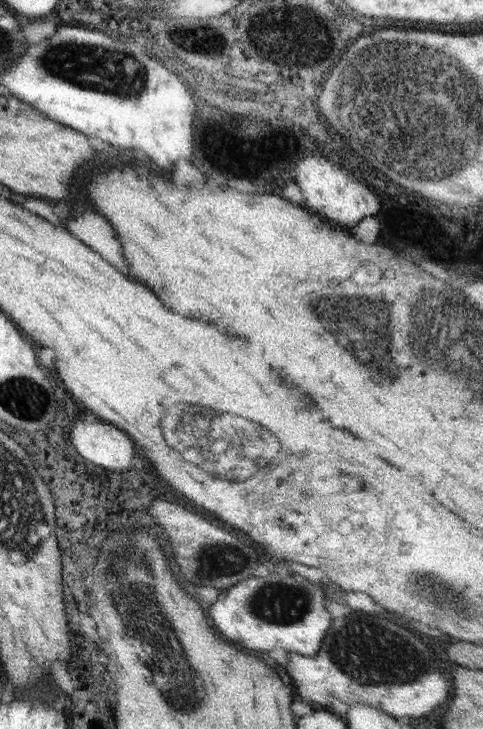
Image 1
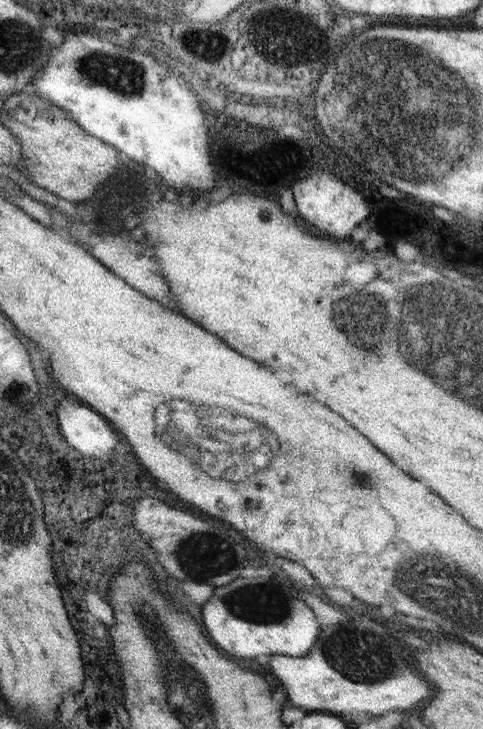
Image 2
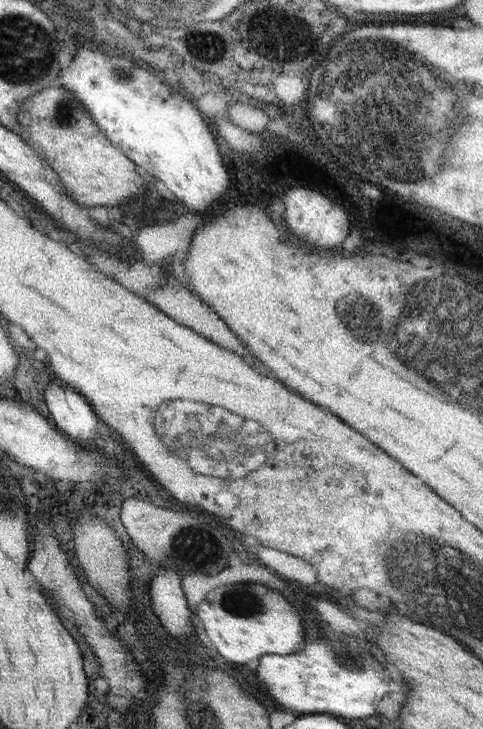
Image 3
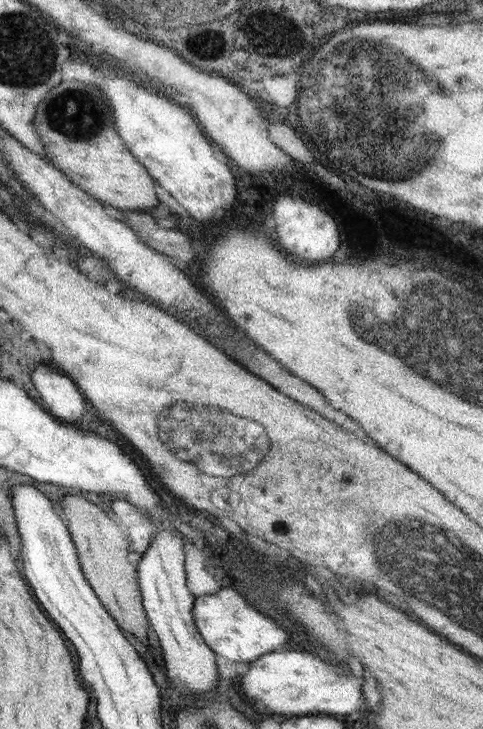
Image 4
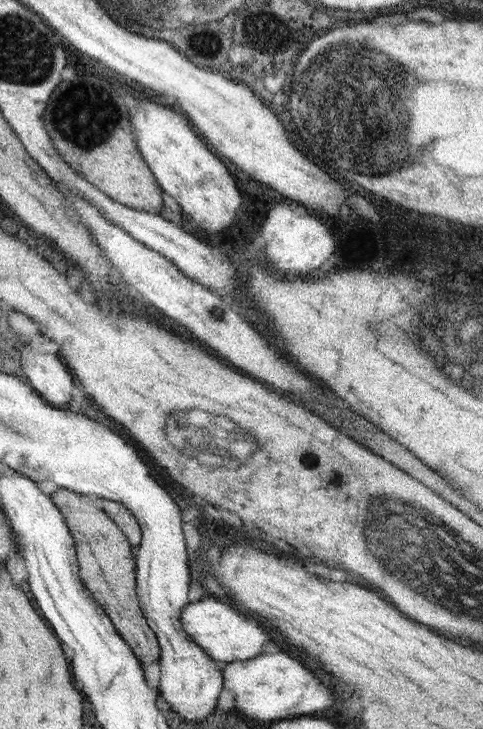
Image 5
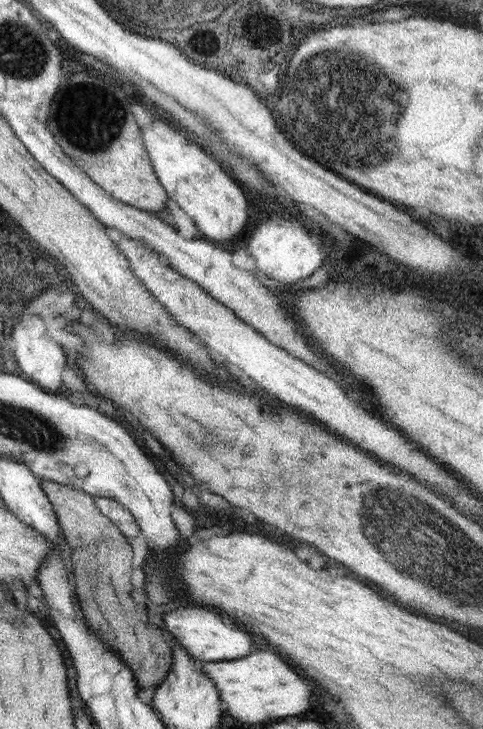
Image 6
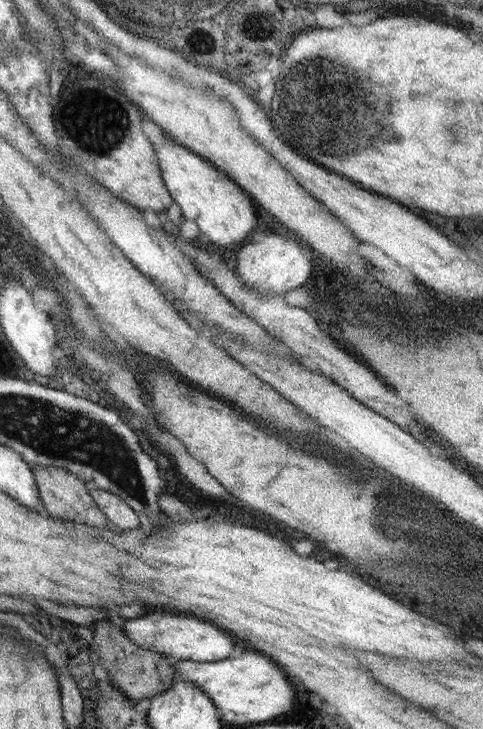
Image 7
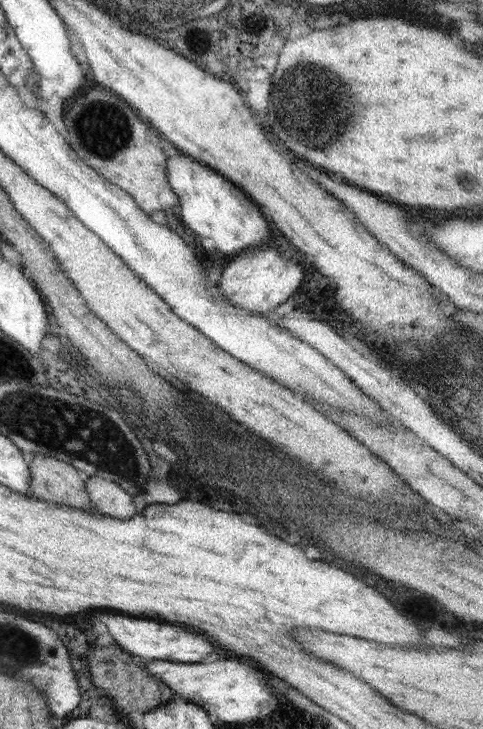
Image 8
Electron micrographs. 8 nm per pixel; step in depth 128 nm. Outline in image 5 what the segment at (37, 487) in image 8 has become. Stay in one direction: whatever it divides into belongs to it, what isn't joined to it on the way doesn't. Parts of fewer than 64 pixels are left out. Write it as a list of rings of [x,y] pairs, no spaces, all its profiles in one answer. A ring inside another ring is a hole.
[[[60,487],[50,498],[64,516],[78,553],[78,574],[86,591],[96,599],[110,618],[122,640],[132,649],[140,665],[148,666],[160,659],[161,648],[156,633],[150,628],[136,594],[135,560],[128,538],[120,531],[96,500],[74,494]]]

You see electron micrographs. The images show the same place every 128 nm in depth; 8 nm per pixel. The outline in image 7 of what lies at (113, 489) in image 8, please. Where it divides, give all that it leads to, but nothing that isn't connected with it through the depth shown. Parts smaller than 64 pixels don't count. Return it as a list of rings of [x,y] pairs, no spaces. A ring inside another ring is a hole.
[[[89,487],[89,493],[93,502],[100,507],[114,528],[122,528],[122,530],[140,528],[138,513],[122,497],[96,487]]]

